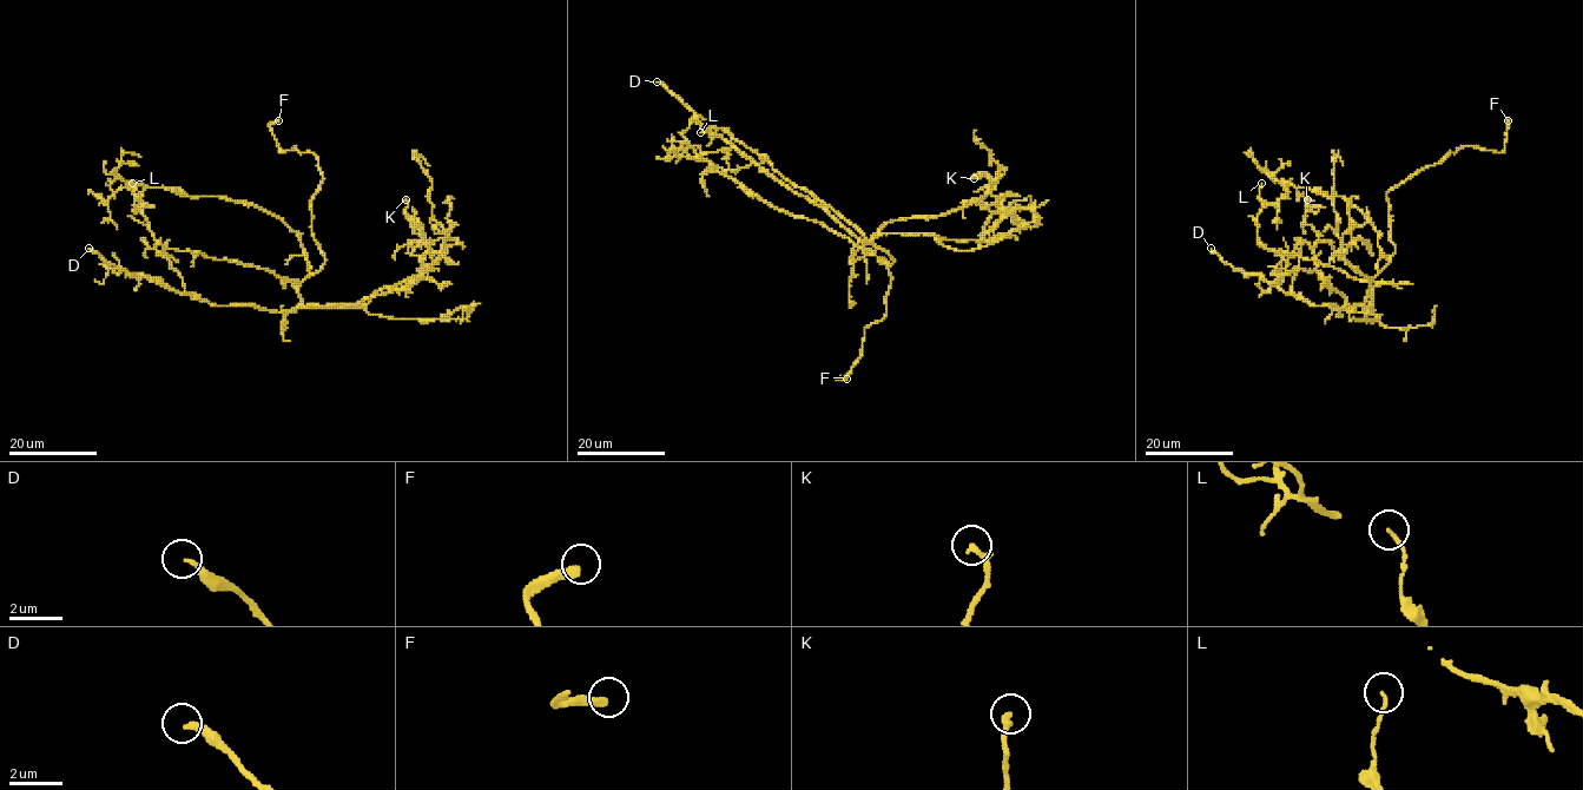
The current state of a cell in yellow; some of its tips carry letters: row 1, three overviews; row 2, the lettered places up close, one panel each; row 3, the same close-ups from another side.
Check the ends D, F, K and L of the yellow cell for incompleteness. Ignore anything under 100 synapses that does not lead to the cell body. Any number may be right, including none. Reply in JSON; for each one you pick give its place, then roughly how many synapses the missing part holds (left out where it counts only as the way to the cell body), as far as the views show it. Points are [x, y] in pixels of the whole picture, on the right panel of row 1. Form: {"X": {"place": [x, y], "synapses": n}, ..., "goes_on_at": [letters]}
{"F": {"place": [1508, 120]}, "goes_on_at": ["F"]}

